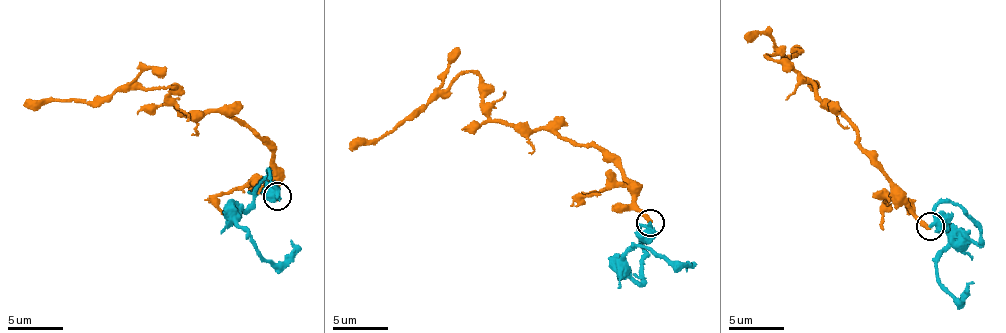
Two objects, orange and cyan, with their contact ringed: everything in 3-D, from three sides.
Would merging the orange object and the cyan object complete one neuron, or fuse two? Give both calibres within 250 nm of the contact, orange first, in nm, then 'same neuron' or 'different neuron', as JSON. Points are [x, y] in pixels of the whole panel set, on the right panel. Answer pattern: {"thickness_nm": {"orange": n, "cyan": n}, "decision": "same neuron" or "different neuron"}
{"thickness_nm": {"orange": 320, "cyan": 240}, "decision": "different neuron"}

